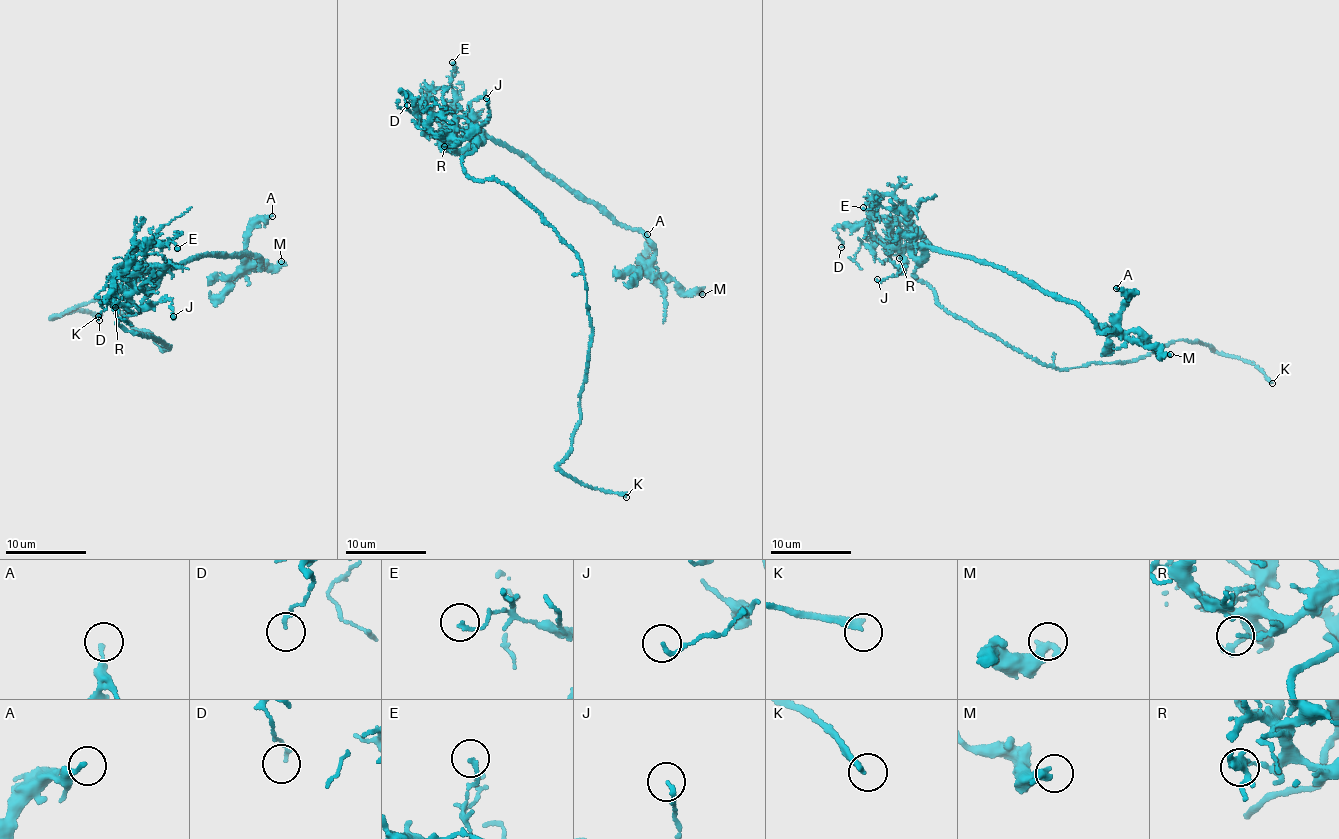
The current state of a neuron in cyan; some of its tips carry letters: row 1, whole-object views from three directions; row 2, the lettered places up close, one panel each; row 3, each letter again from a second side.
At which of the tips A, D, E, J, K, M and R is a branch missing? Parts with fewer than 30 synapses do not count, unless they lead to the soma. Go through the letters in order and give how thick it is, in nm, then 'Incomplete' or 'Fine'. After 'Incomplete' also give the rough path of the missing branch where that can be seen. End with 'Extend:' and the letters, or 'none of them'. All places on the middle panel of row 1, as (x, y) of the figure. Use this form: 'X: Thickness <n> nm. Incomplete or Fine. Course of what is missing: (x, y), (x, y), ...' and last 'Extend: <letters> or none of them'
A: Thickness 160 nm. Fine
D: Thickness 130 nm. Fine
E: Thickness 120 nm. Fine
J: Thickness 140 nm. Fine
K: Thickness 260 nm. Incomplete. Course of what is missing: (626, 497), (631, 496), (649, 511), (656, 521), (654, 525)
M: Thickness 400 nm. Fine
R: Thickness 110 nm. Fine
Extend: K

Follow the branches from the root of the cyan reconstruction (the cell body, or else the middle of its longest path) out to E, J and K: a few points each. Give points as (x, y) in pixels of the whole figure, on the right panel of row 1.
E: (943, 306), (913, 275), (929, 246), (911, 222), (917, 214), (910, 208), (892, 210), (876, 204), (863, 207)
J: (943, 306), (913, 275), (929, 246), (924, 242), (905, 253), (905, 269), (896, 276), (877, 279)
K: (943, 306), (1005, 344), (1060, 369), (1101, 361), (1137, 361), (1169, 344), (1187, 339), (1247, 361), (1272, 383)

